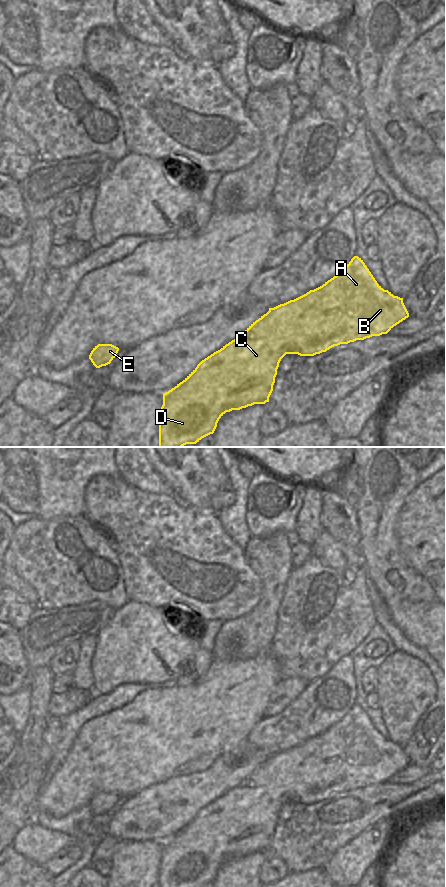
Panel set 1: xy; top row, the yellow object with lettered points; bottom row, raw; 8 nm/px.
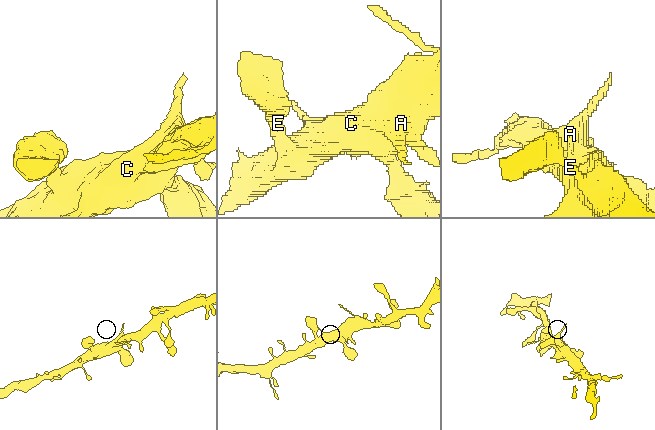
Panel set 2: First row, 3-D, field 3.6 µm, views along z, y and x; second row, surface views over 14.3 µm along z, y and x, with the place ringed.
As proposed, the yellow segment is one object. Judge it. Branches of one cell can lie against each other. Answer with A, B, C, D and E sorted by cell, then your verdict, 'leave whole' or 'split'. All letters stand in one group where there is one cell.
A B C D E; leave whole

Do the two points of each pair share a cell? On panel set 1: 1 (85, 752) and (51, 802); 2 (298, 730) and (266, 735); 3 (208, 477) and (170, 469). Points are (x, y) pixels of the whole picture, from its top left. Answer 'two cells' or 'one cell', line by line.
1: one cell
2: one cell
3: one cell

